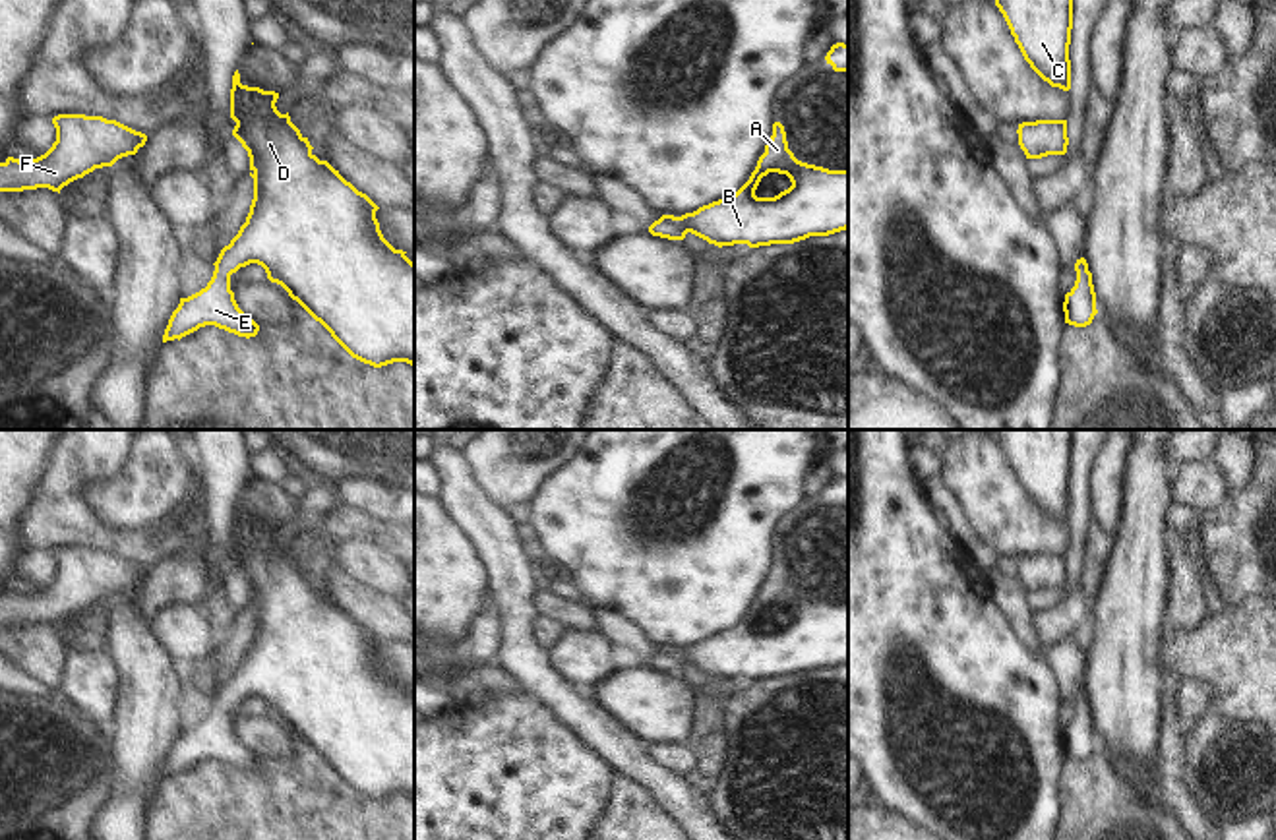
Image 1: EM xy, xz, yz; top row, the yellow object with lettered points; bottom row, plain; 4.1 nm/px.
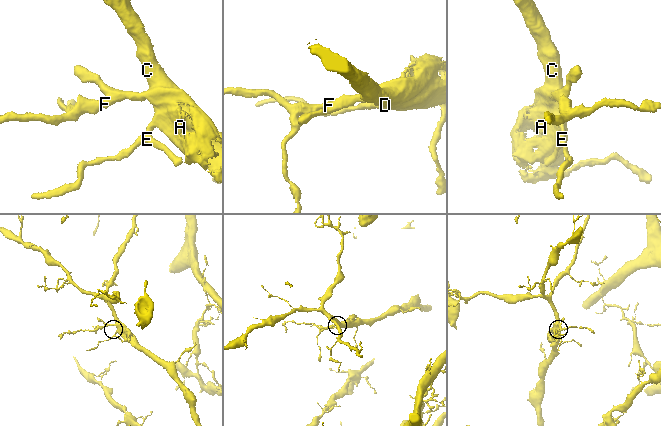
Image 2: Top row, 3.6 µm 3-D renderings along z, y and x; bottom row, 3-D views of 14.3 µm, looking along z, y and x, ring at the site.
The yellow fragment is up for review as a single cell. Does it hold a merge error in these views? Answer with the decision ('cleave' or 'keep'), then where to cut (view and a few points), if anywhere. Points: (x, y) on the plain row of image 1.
keep; cut none

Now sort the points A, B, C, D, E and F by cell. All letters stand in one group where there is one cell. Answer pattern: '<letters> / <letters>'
A B C D E F

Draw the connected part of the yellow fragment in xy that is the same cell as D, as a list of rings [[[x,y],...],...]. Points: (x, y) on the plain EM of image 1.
[[[238,503],[232,509],[230,552],[236,555],[232,569],[250,590],[254,633],[246,656],[217,691],[211,714],[199,726],[180,732],[163,768],[163,776],[182,772],[199,761],[215,759],[238,770],[256,770],[259,759],[236,737],[230,724],[230,708],[240,701],[258,697],[271,716],[281,718],[331,770],[356,794],[381,801],[407,795],[414,801],[414,697],[395,683],[381,668],[376,645],[380,643],[366,627],[347,615],[327,594],[312,586],[308,571],[290,555],[289,546],[275,540],[279,526],[240,517]]]

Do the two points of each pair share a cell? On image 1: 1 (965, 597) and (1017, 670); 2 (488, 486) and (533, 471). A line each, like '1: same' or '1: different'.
1: same
2: same

